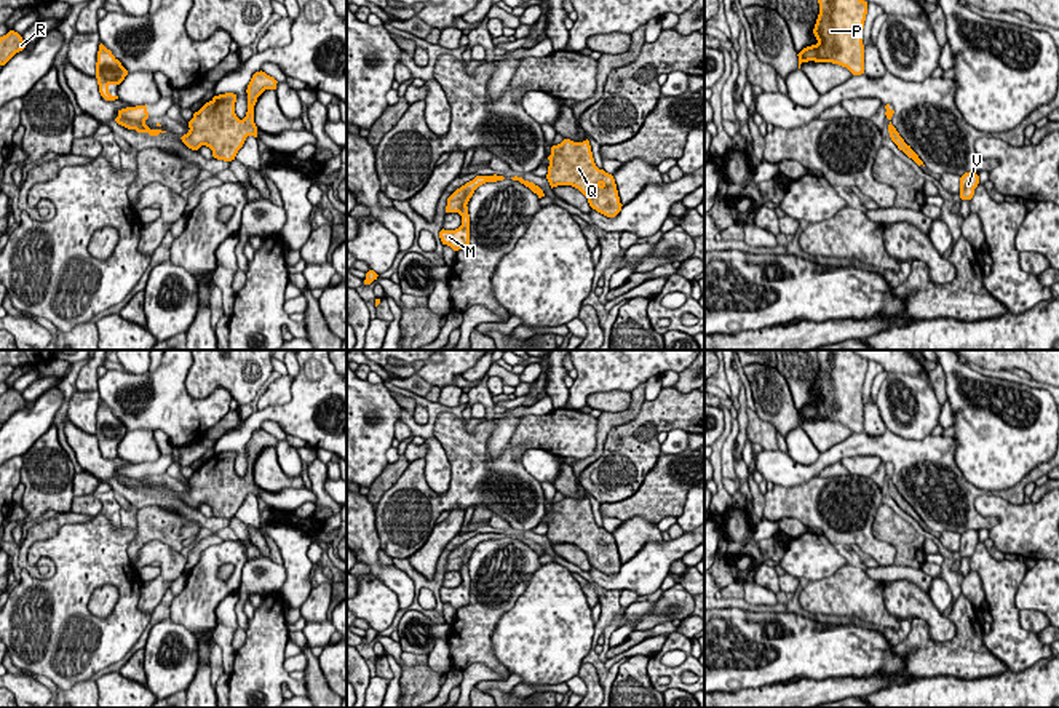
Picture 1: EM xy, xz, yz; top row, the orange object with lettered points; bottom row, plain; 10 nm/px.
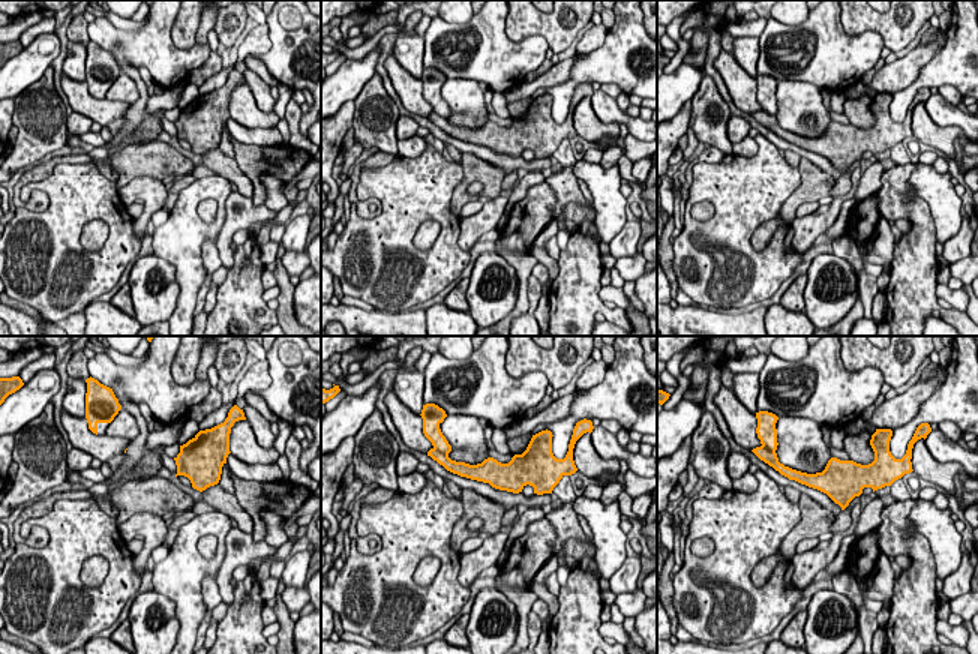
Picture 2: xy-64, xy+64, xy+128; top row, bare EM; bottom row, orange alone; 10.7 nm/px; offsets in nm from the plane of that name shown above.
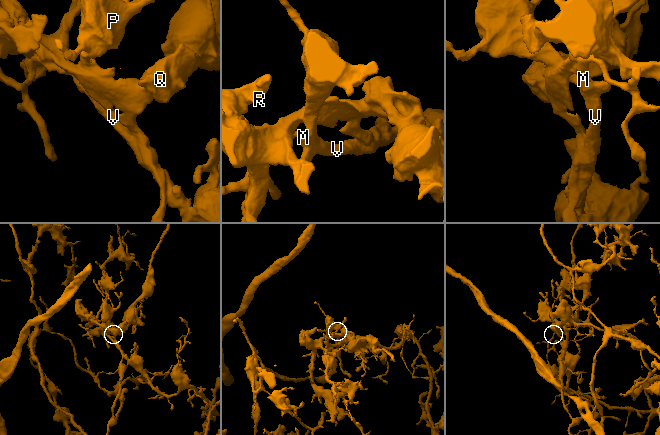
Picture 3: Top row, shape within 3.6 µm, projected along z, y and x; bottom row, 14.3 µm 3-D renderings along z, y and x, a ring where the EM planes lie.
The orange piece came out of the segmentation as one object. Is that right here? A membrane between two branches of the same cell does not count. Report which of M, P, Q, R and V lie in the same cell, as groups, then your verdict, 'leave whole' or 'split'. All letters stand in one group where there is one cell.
M P V / Q R | split

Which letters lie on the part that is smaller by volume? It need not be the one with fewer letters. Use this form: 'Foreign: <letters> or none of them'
Foreign: M, P, V

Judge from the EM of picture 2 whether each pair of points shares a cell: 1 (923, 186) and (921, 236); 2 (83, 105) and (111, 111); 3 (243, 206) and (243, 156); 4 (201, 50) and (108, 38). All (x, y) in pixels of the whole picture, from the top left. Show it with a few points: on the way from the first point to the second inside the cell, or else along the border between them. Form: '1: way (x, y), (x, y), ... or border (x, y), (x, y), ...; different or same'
1: border (914, 165), (911, 194), (927, 204), (936, 233); different
2: way (90, 107), (104, 111); same
3: border (251, 198), (255, 204), (263, 206); different
4: way (179, 56), (161, 56), (153, 48), (131, 48); same

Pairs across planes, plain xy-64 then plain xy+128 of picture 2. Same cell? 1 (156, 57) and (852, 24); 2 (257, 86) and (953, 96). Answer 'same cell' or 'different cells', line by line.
1: different cells
2: different cells

